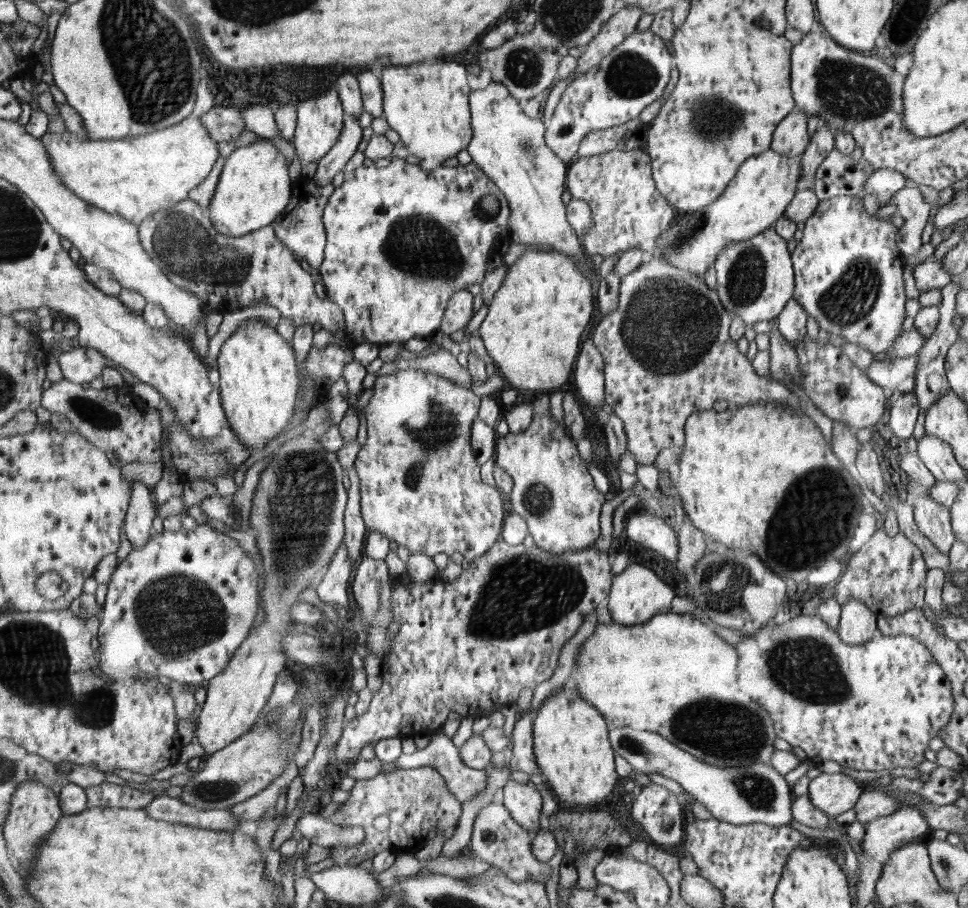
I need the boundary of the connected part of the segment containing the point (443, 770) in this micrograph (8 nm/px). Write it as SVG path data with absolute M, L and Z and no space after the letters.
M444 731L431 735L431 741L428 745L425 748L417 749L413 755L400 755L394 761L394 764L398 769L414 769L422 766L433 767L445 780L449 792L460 800L461 804L474 801L484 790L488 790L488 774L486 770L476 771L466 766L460 758L459 748Z

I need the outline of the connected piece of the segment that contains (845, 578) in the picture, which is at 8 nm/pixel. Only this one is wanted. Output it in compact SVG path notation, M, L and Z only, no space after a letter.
M885 528L876 529L868 542L852 554L846 572L836 582L835 596L841 606L848 601L860 601L879 617L893 617L925 607L927 573L922 552L904 533L890 536Z

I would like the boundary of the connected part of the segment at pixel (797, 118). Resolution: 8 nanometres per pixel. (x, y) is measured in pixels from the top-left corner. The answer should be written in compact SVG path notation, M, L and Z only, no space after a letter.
M795 110L790 113L777 126L770 149L775 153L789 157L802 155L811 141L811 136L806 127L807 120L808 116L804 112Z

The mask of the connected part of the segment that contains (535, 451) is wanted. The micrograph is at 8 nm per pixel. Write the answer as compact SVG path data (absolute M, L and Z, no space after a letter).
M542 395L531 405L534 416L527 430L497 438L495 462L513 478L513 487L510 492L512 510L526 519L529 534L533 536L536 546L546 552L562 554L569 550L585 549L590 547L600 534L604 493L596 490L586 463L578 454L576 442L566 436L565 424L554 422L550 411L550 395Z

